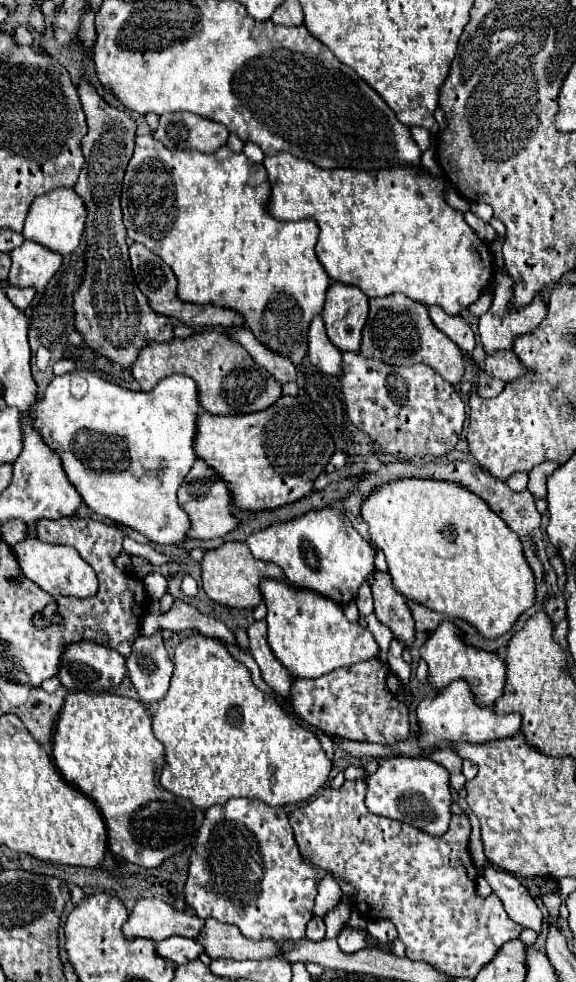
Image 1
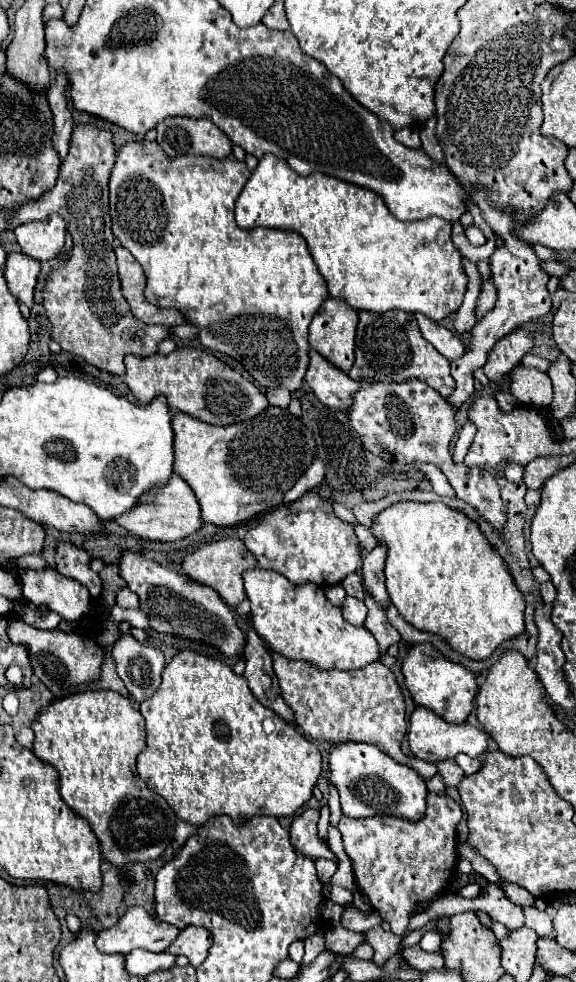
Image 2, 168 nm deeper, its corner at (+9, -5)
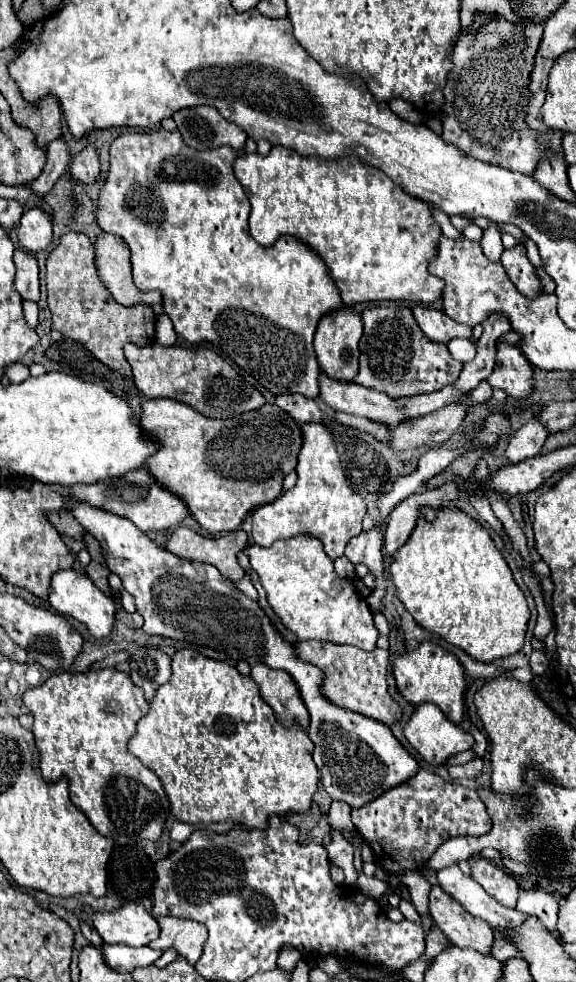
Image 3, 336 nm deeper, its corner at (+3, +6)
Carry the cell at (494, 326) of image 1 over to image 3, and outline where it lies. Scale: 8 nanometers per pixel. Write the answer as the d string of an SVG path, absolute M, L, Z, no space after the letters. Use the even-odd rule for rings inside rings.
M499 343L497 363L493 373L487 377L487 383L491 383L493 389L503 389L509 397L517 401L525 401L535 389L533 367L527 363L517 347Z

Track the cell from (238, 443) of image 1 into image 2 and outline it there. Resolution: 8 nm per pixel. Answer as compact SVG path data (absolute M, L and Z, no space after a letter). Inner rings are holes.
M269 406L249 422L237 422L231 426L211 426L189 414L173 414L175 432L175 474L179 474L195 492L201 504L201 518L215 526L235 526L251 520L267 510L277 508L283 502L287 490L295 486L299 476L311 466L317 456L317 444L313 432L287 408Z

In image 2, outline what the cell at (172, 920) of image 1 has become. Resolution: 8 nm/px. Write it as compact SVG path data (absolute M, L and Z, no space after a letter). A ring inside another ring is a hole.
M131 906L113 928L105 928L99 932L97 948L101 952L121 954L129 954L135 948L163 952L179 934L181 930L165 924L155 914L145 912L145 908Z

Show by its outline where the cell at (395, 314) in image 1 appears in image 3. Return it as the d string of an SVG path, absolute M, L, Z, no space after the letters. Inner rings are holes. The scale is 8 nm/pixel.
M371 307L361 313L363 337L359 373L355 381L389 397L433 393L457 381L463 363L453 359L445 343L429 341L419 329L409 307Z

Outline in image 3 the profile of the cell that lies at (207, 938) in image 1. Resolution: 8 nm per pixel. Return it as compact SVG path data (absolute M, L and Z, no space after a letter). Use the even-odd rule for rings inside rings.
M161 917L161 935L151 941L151 949L175 949L179 957L187 959L191 965L195 965L203 953L203 943L207 941L207 927L199 925L191 919L179 919L179 917Z

